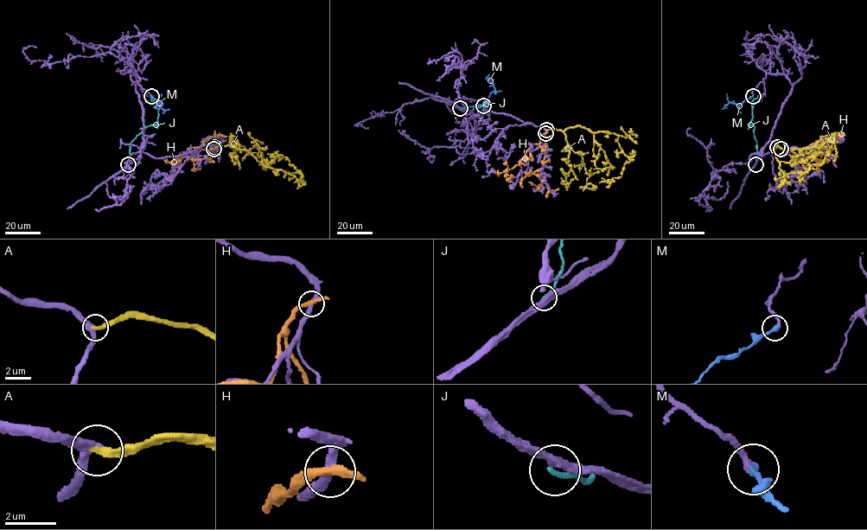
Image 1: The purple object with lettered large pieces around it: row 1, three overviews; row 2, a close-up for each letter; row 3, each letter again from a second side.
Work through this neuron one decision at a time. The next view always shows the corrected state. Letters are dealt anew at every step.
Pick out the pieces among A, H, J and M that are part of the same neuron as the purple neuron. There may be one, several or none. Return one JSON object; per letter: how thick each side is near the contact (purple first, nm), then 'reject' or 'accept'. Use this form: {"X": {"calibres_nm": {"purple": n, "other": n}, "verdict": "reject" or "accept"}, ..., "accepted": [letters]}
{"A": {"calibres_nm": {"purple": 320, "other": 320}, "verdict": "accept"}, "H": {"calibres_nm": {"purple": 300, "other": 280}, "verdict": "reject"}, "J": {"calibres_nm": {"purple": 380, "other": 200}, "verdict": "reject"}, "M": {"calibres_nm": {"purple": 320, "other": 240}, "verdict": "accept"}, "accepted": ["A", "M"]}

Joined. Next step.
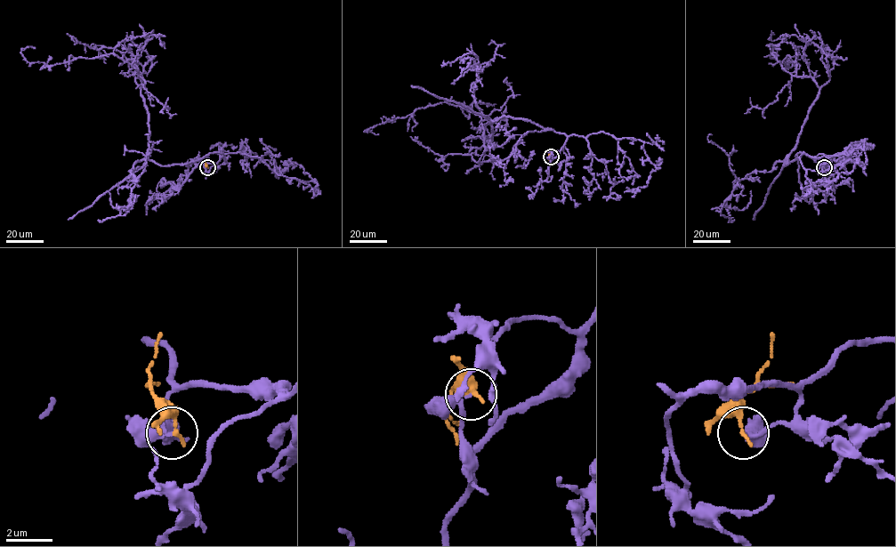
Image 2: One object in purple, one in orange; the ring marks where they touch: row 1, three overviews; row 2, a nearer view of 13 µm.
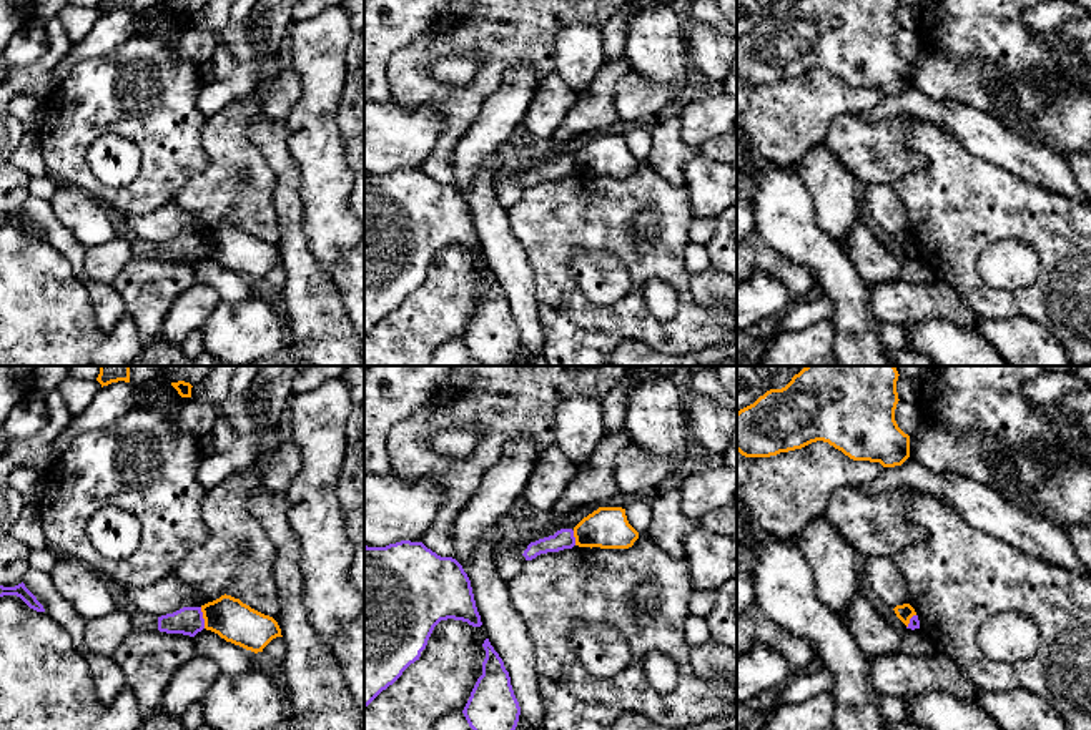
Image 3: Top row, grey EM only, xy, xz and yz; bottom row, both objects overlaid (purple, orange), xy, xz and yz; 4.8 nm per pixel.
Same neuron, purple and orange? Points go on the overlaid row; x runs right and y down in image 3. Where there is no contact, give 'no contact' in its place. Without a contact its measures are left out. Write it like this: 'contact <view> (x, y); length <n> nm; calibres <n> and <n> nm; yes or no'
contact xy (202, 617); length 110 nm; calibres 140 and 200 nm; no

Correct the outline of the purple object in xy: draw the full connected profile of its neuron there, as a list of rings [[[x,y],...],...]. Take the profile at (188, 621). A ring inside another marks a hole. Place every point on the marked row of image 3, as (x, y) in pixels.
[[[183,607],[173,614],[158,617],[158,630],[195,637],[205,629],[201,607]]]

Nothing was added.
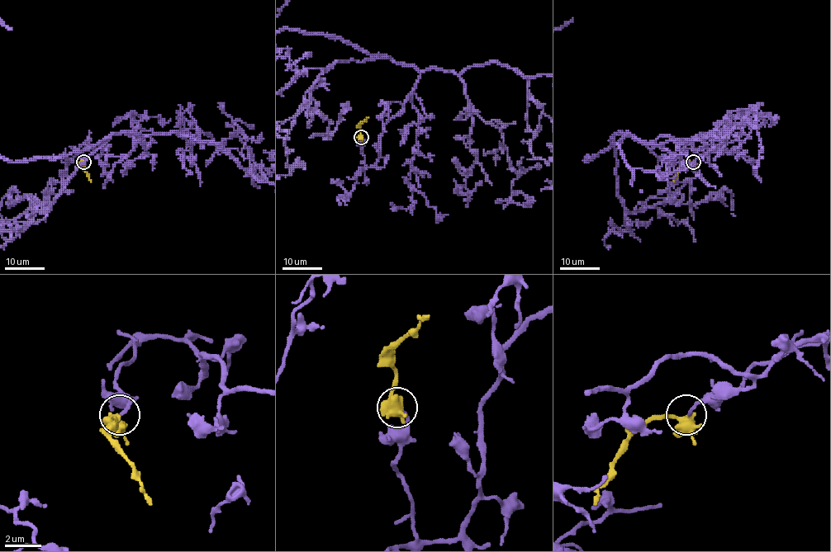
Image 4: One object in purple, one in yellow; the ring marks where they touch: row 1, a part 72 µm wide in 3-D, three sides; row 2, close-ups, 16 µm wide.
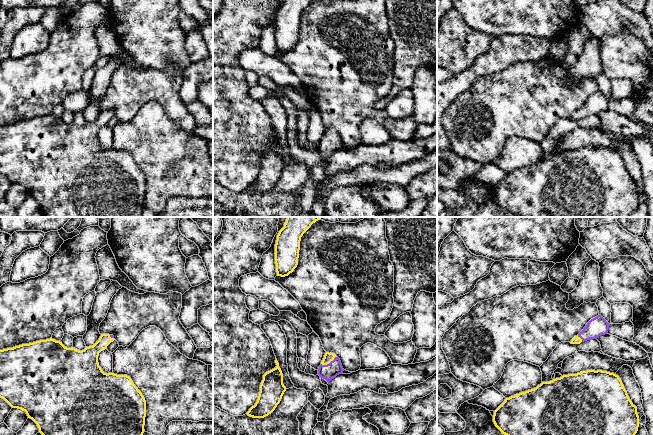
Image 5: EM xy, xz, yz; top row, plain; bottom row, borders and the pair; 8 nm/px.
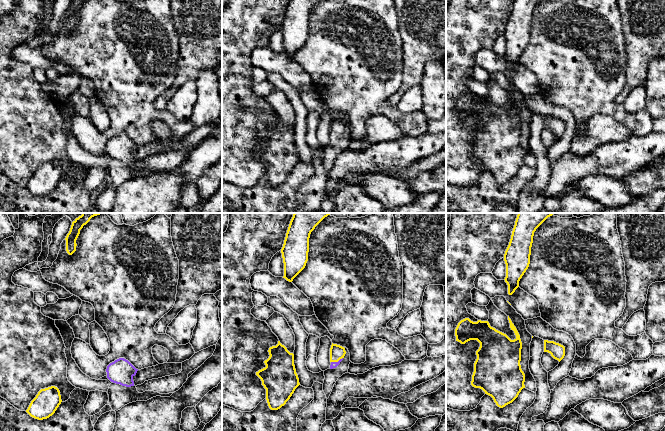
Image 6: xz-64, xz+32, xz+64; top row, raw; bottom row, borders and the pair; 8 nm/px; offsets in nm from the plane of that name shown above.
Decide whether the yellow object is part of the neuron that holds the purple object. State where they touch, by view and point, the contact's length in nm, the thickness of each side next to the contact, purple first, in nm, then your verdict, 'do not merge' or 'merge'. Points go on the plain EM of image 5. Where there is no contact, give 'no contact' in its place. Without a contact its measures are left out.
meets purple in xz at (329, 139); contact 140 nm long; 120 nm thick on the purple side, 80 nm on the other; merge

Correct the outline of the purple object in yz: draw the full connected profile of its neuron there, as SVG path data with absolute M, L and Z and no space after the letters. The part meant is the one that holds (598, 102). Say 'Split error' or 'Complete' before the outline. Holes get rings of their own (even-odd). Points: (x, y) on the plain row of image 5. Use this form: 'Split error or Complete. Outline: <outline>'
Split error. Outline: M601 92L591 95L584 105L571 116L571 120L580 120L581 118L597 115L601 111L608 109L610 100Z

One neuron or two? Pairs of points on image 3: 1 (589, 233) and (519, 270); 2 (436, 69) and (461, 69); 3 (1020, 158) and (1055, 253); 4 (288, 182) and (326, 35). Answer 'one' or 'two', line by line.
1: two
2: one
3: two
4: two

